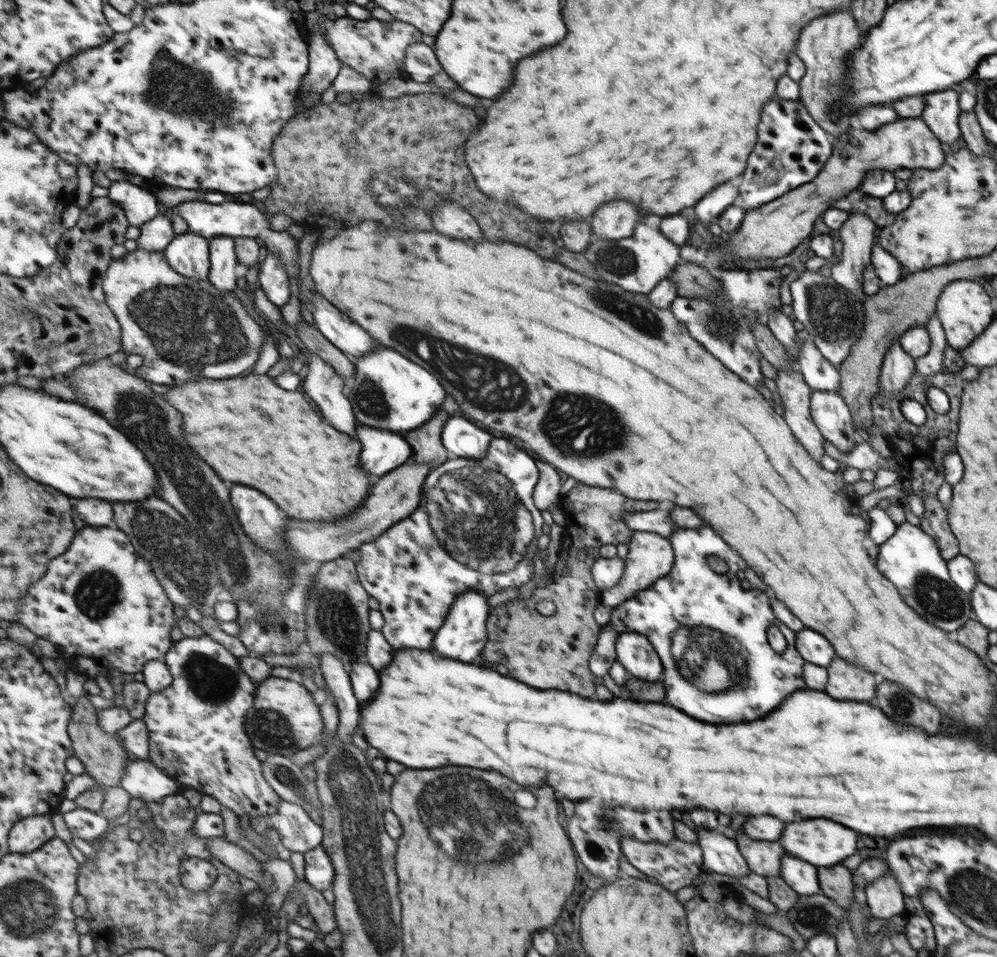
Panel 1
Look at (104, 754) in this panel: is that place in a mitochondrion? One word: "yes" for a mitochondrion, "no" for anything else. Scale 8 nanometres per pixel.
yes

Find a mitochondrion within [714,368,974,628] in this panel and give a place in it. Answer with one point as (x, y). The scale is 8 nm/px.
(935, 597)

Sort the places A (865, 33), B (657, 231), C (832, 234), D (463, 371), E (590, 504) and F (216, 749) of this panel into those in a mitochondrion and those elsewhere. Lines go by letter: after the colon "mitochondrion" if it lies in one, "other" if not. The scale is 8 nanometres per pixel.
A: other
B: other
C: other
D: mitochondrion
E: other
F: other

